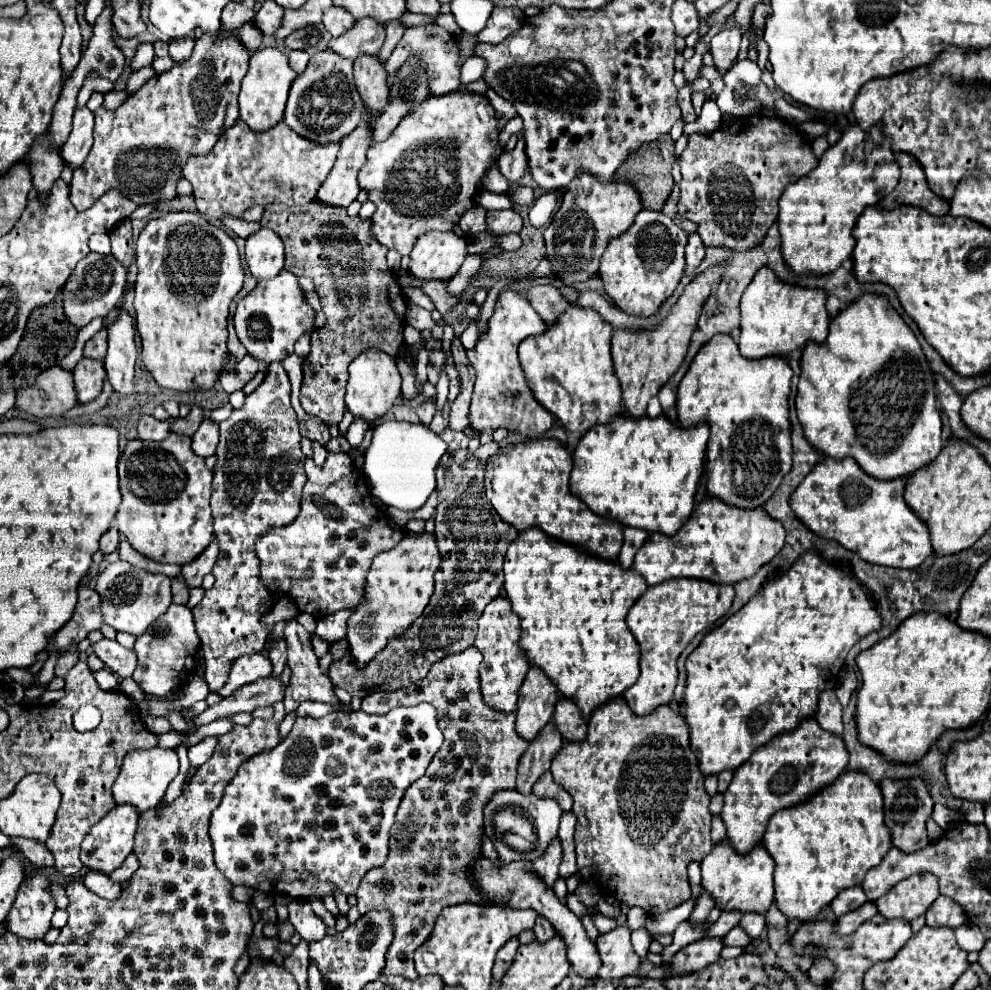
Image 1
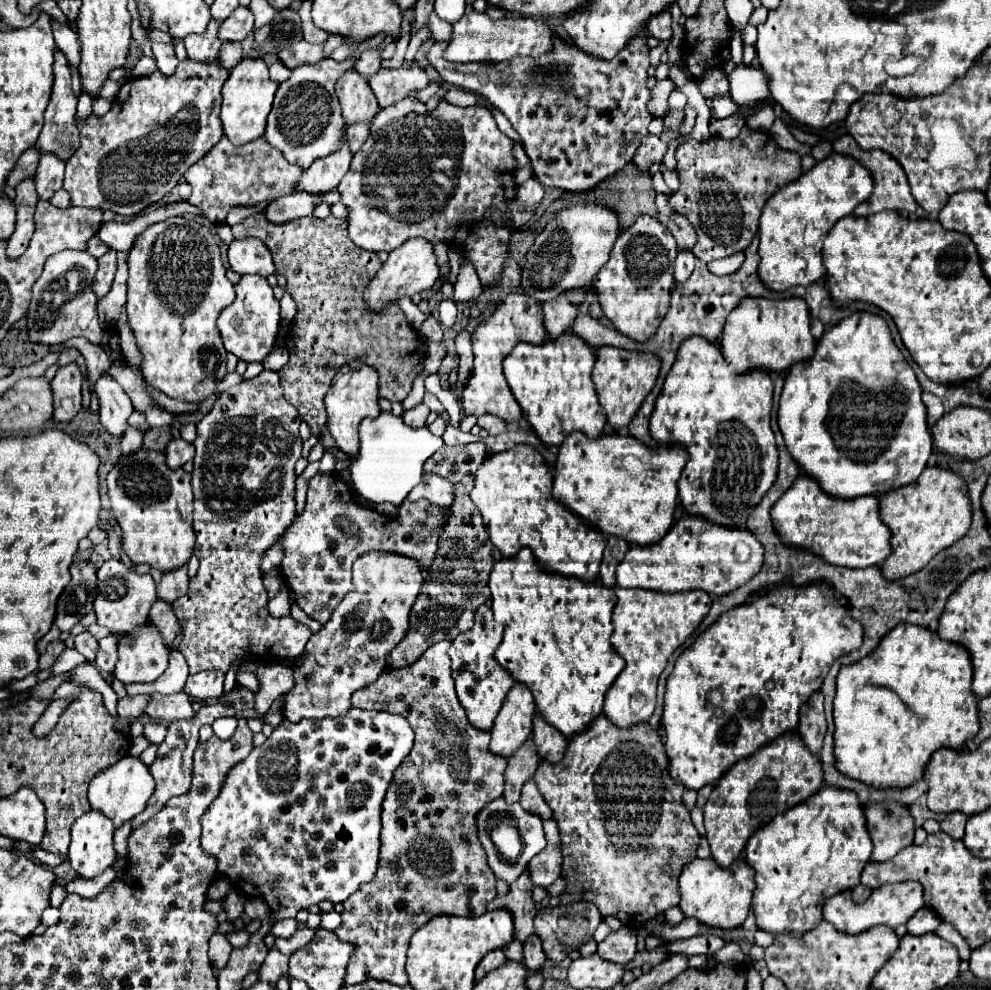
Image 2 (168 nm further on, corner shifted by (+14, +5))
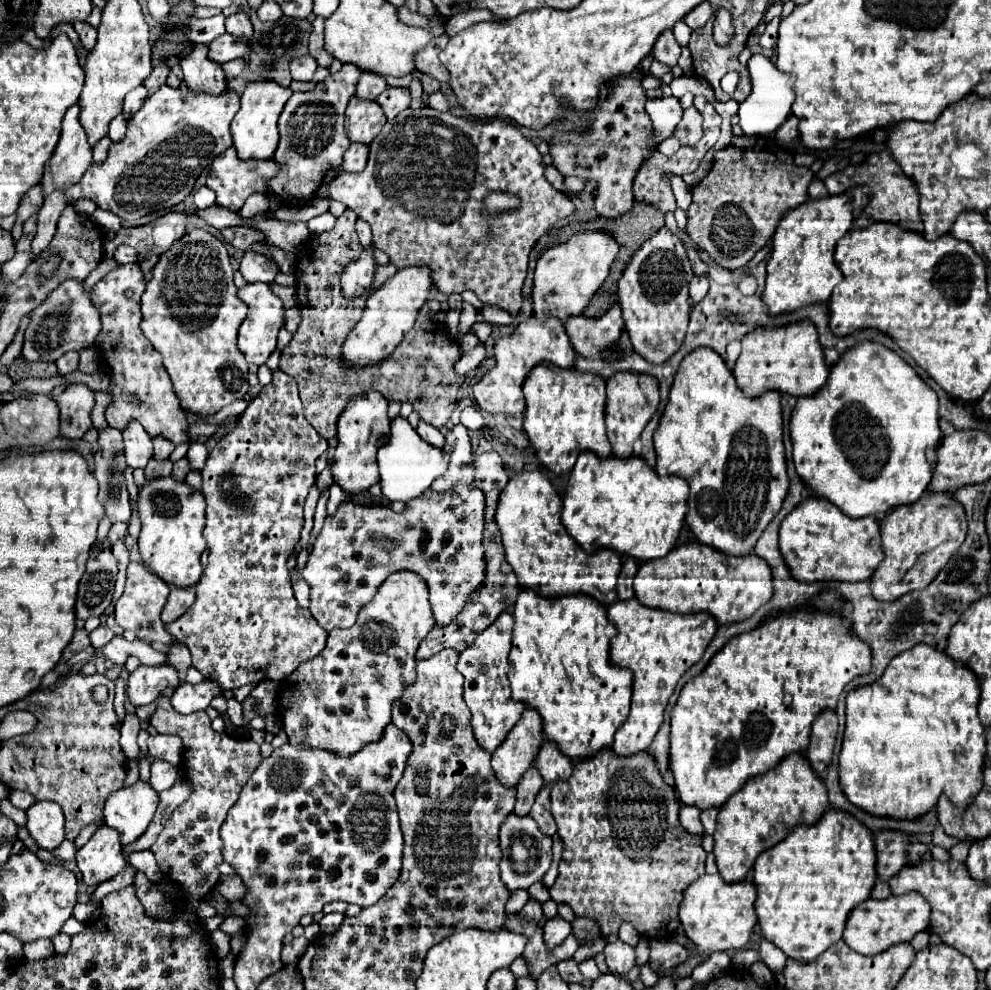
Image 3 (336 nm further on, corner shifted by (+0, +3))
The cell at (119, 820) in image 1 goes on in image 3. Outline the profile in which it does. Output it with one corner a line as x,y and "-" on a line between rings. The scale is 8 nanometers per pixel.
108,826
98,828
96,834
76,852
76,864
86,886
98,886
100,882
114,878
126,866
120,836

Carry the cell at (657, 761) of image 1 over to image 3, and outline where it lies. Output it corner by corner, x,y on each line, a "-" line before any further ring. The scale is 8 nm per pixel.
610,748
608,750
602,750
598,752
594,758
588,758
588,760
578,760
574,764
574,772
568,780
564,782
556,782
552,784
552,816
558,824
558,836
564,844
564,850
562,850
562,860
560,860
560,866
558,866
558,878
554,882
554,886
550,888
550,898
554,902
564,902
568,904
576,916
582,916
582,918
592,918
598,922
600,930
602,930
602,936
610,936
610,934
618,934
618,928
622,922
630,922
636,932
640,936
658,936
658,934
674,934
674,930
678,928
678,904
682,902
682,892
698,878
704,874
704,860
706,860
706,852
704,848
700,846
700,836
692,836
688,834
680,820
678,820
678,810
680,810
680,802
674,794
674,788
668,786
658,768
656,768
656,762
652,756
648,756
646,752
640,752
640,754
634,754
634,756
628,756
628,758
622,758
622,756
616,756

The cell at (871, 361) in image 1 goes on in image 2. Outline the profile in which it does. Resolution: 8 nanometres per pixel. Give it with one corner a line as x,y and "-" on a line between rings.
854,312
854,314
850,314
850,318
844,318
838,326
830,326
822,334
822,338
816,342
814,356
802,360
802,362
796,362
786,372
784,390
782,390
782,396
780,396
778,426
780,426
786,448
792,454
792,458
802,466
802,470
808,476
814,476
822,484
824,492
828,492
836,498
856,498
856,496
864,496
864,494
880,496
880,494
886,494
894,488
912,484
920,476
920,472
926,468
928,458
932,454
932,434
930,434
930,428
928,428
928,422
926,422
926,406
922,402
922,388
920,388
920,384
916,380
916,374
910,368
908,360
904,358
900,348
894,344
886,320
878,314
872,314
872,312

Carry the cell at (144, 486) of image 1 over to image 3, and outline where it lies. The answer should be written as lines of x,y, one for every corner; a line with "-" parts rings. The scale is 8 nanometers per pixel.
172,478
148,482
138,496
138,512
142,520
138,538
140,556
154,574
178,588
198,584
204,574
200,562
200,556
206,550
206,540
202,538
206,522
204,506
204,496
200,492
194,492
186,482
176,482

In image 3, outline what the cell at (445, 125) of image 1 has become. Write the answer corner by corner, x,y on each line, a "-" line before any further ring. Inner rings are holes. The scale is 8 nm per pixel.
420,108
420,110
404,110
400,112
392,122
386,122
386,126
382,128
380,136
376,136
376,140
370,144
370,158
368,158
368,164
364,168
364,172
360,174
350,174
350,172
340,172
332,184
328,186
328,192
330,192
330,198
332,200
340,200
342,204
346,204
350,210
354,210
362,220
366,220
372,228
372,234
374,234
374,242
376,246
386,252
390,256
390,262
398,268
408,268
408,266
426,266
430,268
432,272
432,282
436,286
438,292
450,296
450,294
462,294
464,290
472,290
484,304
490,304
490,306
498,306
510,314
518,314
520,308
522,308
522,284
524,284
524,278
526,278
526,270
528,270
528,256
534,248
534,244
544,236
548,234
556,222
572,216
576,212
576,206
574,202
564,196
562,192
554,190
548,180
544,178
544,162
542,162
542,154
538,152
538,148
522,136
522,132
506,122
506,120
490,120
490,122
482,122
482,124
476,124
468,118
456,118
448,112
438,112
438,110
432,110
432,108
-
492,190
498,190
498,192
510,192
510,194
516,194
520,196
522,204
520,204
520,210
516,212
508,212
496,220
486,220
482,214
480,214
480,204
482,200
486,198
488,192

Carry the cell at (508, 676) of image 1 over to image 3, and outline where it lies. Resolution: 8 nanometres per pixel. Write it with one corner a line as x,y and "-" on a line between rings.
502,612
494,624
490,624
480,636
476,644
468,646
468,650
460,652
458,672
464,676
464,700
472,712
472,730
474,738
486,752
494,752
500,742
504,742
506,734
516,726
524,712
524,704
514,702
510,698
508,688
508,648
512,644
512,614

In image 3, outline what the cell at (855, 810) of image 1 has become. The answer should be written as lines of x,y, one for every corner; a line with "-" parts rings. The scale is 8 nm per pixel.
830,808
818,820
818,824
798,824
782,842
778,842
774,848
764,850
754,864
752,882
756,884
754,908
762,936
792,960
816,960
824,950
828,950
842,938
848,914
870,898
870,892
876,884
876,850
872,834
854,816

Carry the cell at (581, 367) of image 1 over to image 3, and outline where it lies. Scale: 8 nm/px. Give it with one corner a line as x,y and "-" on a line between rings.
554,364
536,366
524,382
526,414
524,432
530,446
544,468
556,476
568,474
576,464
580,452
596,452
596,456
610,456
610,442
604,426
604,380
594,374
580,374
576,370
562,370

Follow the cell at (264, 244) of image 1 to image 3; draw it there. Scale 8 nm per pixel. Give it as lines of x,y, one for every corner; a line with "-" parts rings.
246,250
244,258
240,262
240,272
248,284
254,284
254,282
270,284
278,274
278,266
276,266
276,262
264,258
262,254
258,254
254,250

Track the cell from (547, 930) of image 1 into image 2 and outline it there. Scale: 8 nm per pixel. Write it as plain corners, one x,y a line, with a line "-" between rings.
532,934
526,942
524,942
524,964
530,970
538,970
546,960
546,954
542,950
542,942
536,934

